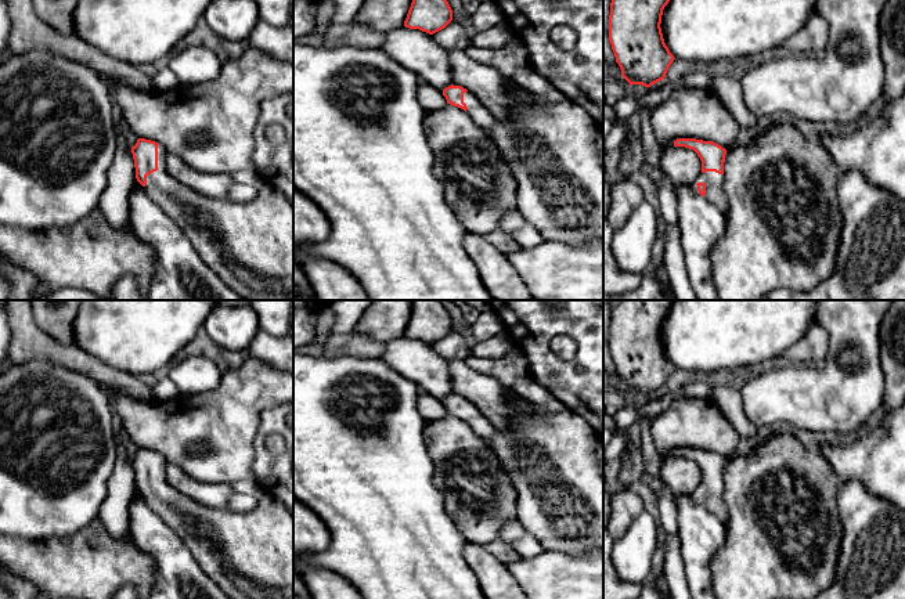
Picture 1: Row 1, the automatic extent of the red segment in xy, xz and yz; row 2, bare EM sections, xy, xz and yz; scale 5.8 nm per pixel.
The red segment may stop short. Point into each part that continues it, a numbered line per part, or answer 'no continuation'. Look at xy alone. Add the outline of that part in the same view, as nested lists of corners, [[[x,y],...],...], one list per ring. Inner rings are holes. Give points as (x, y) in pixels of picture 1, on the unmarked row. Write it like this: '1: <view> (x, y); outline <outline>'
1: xy (249, 555); outline [[[158,455],[158,480],[144,497],[151,510],[180,537],[201,569],[231,599],[293,599],[293,515],[275,497],[266,494],[249,512],[206,506],[173,488],[166,479],[167,461]]]

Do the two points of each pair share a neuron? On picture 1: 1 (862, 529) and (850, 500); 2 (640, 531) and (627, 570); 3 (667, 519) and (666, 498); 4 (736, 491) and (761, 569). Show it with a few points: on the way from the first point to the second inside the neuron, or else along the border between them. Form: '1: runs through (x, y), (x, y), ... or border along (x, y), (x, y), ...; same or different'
1: runs through (862, 522), (862, 515), (857, 507); same
2: runs through (640, 541), (633, 554), (633, 560); same
3: runs through (667, 513), (667, 504); same
4: runs through (749, 511), (752, 523), (761, 534), (761, 549); same

